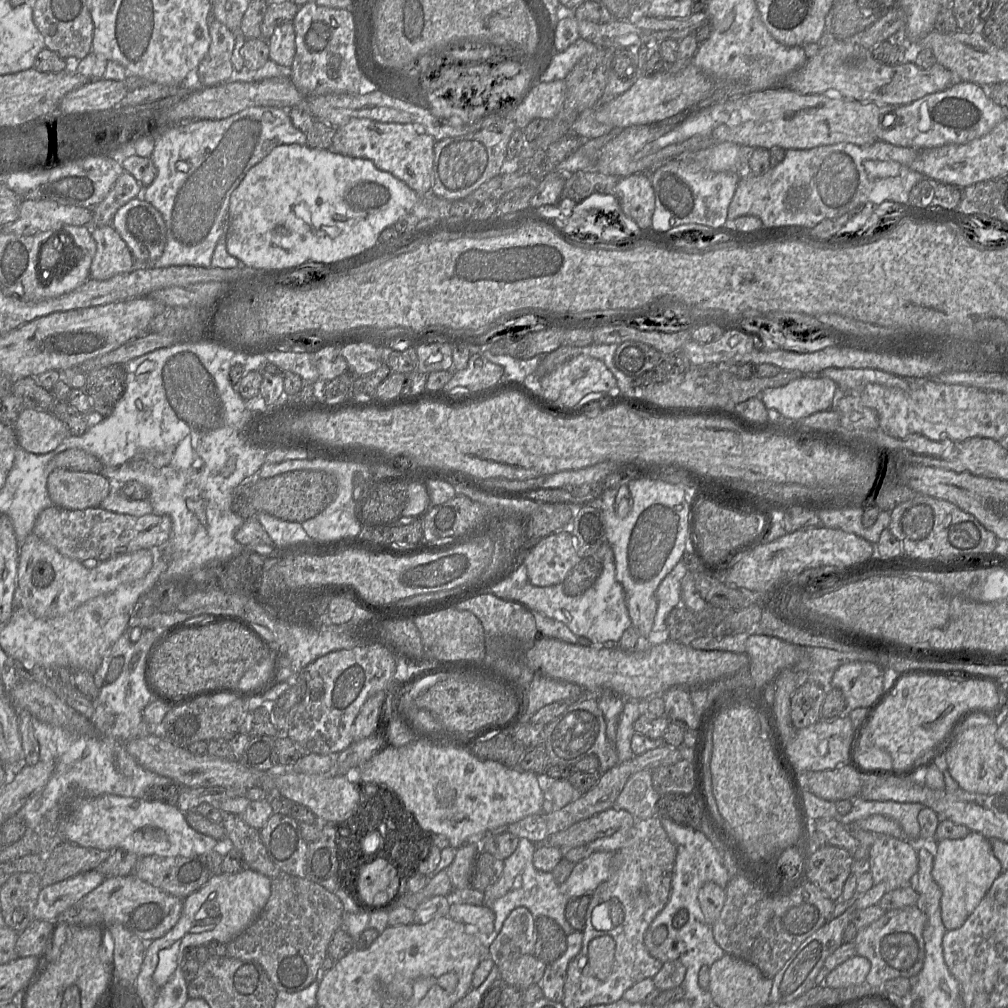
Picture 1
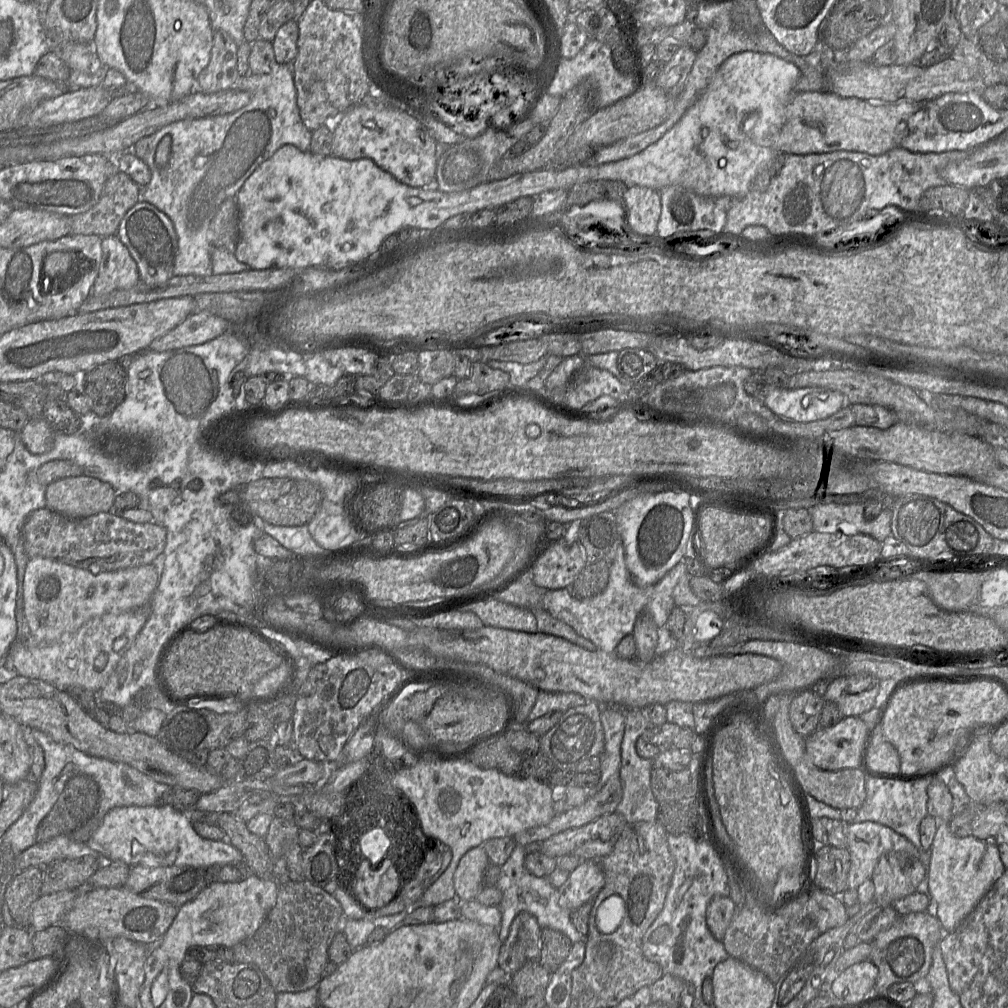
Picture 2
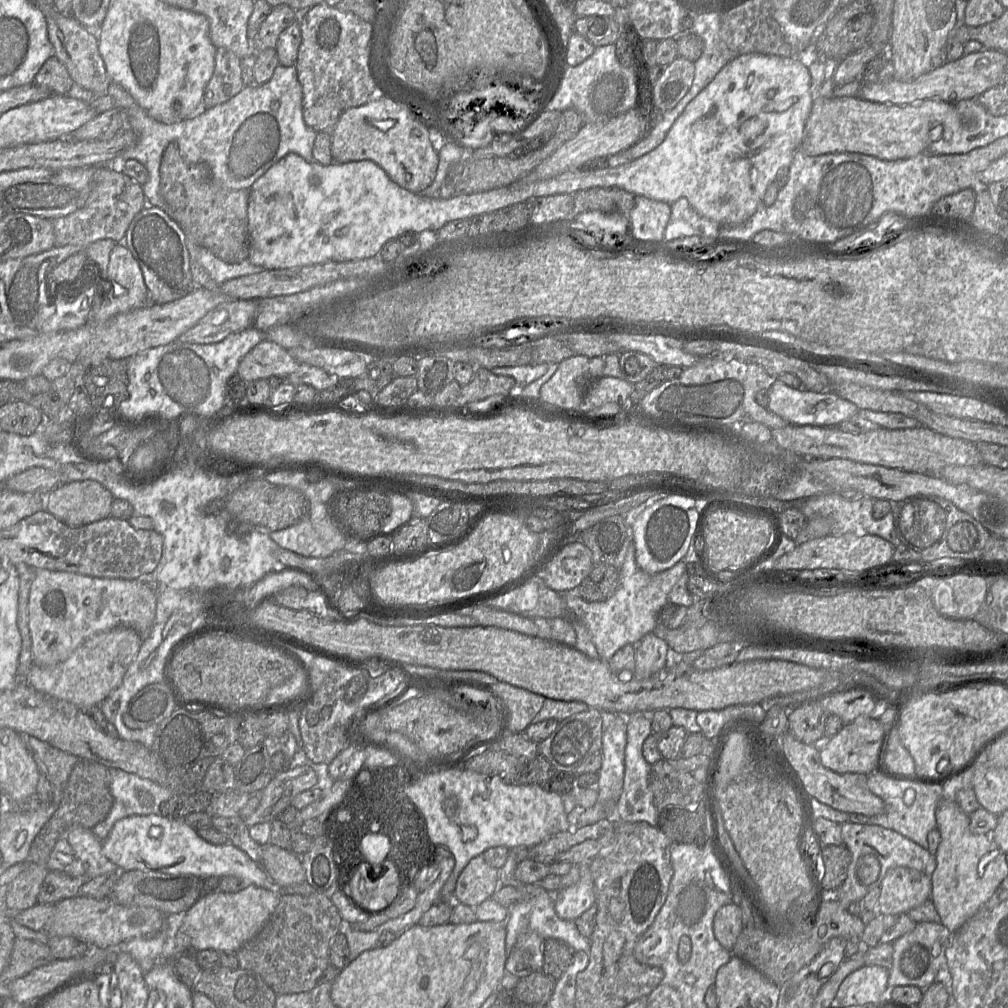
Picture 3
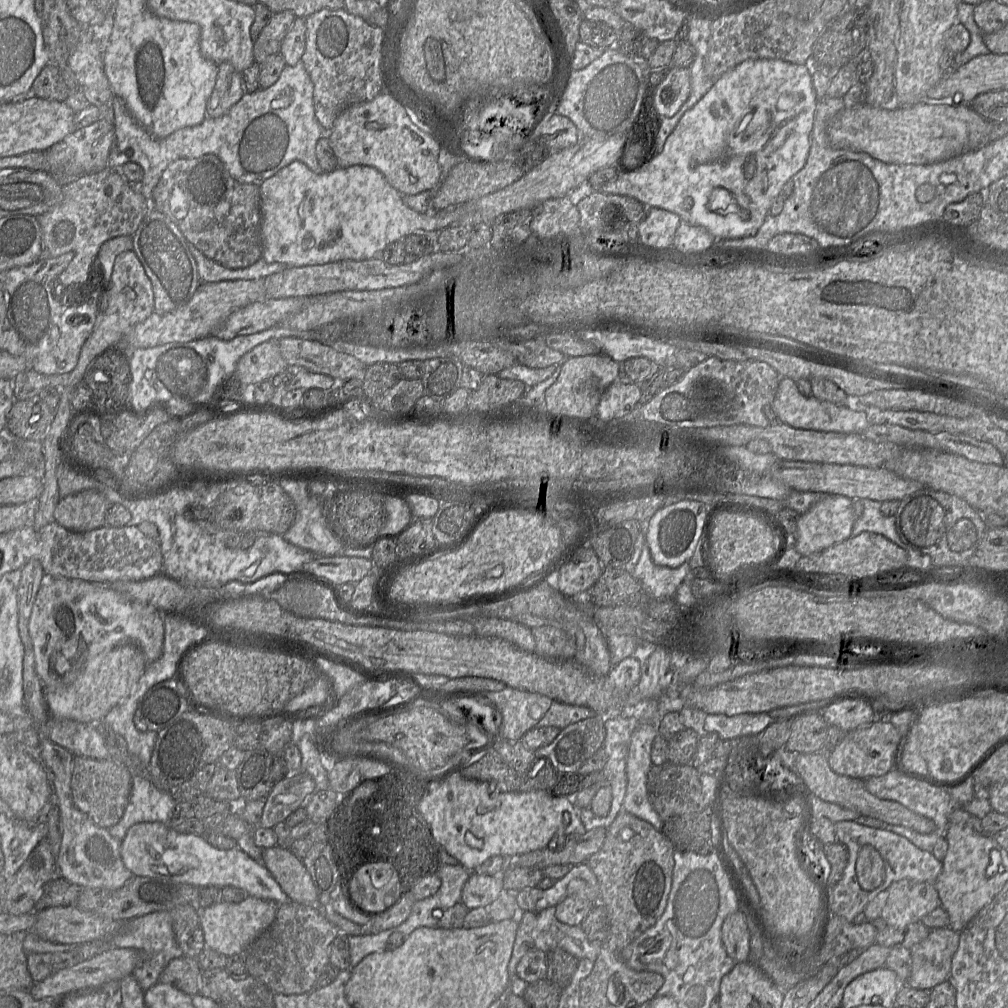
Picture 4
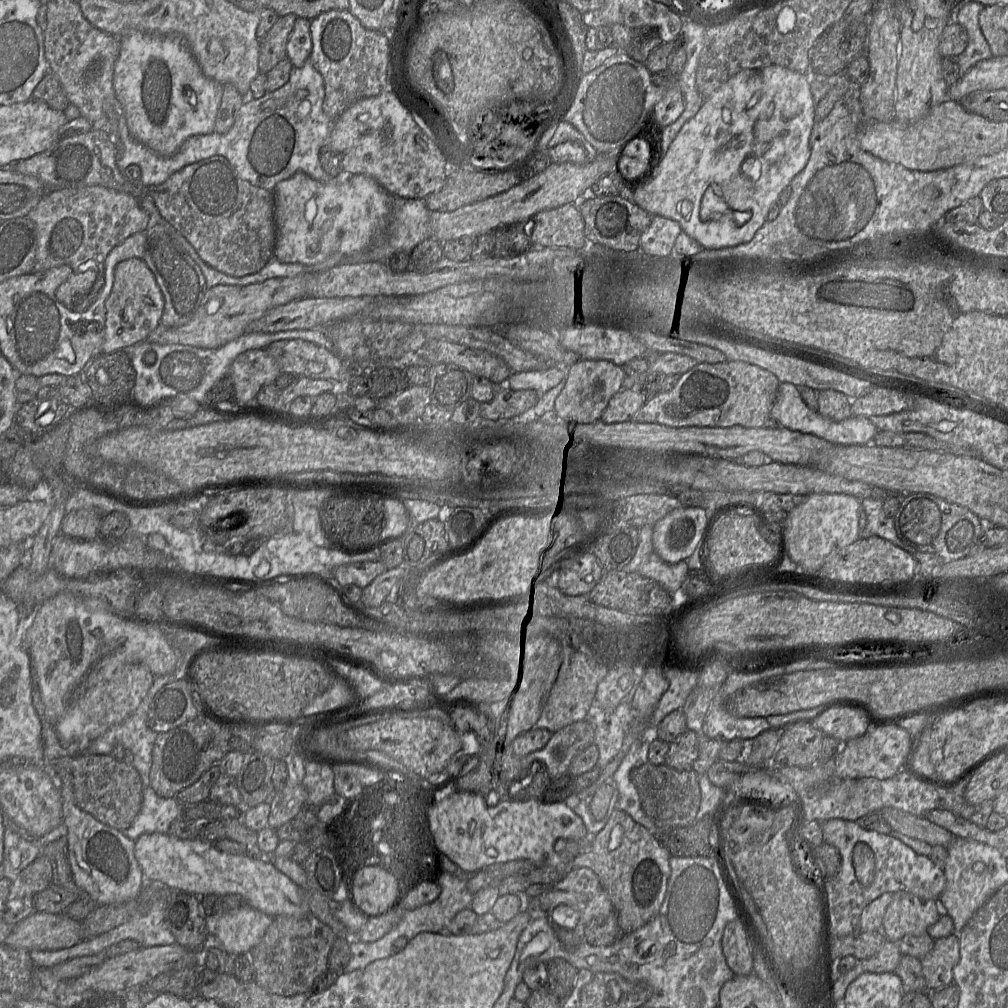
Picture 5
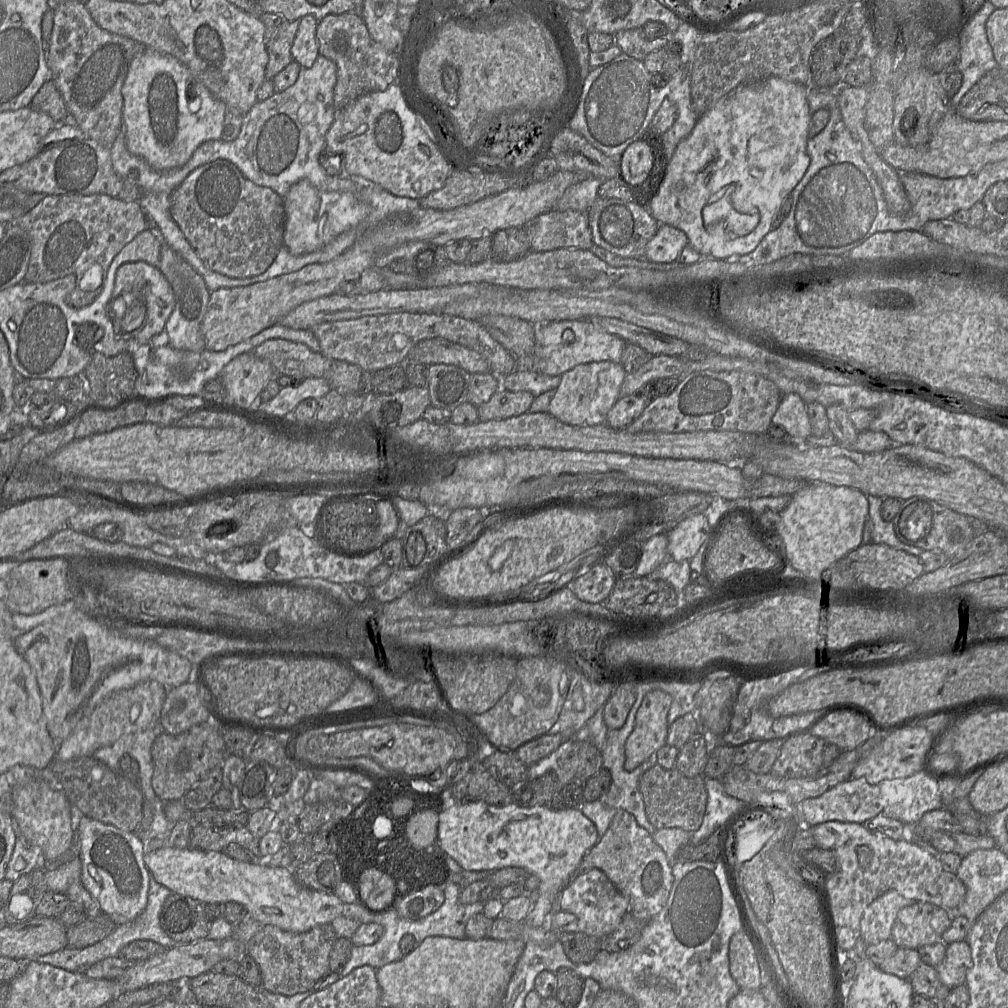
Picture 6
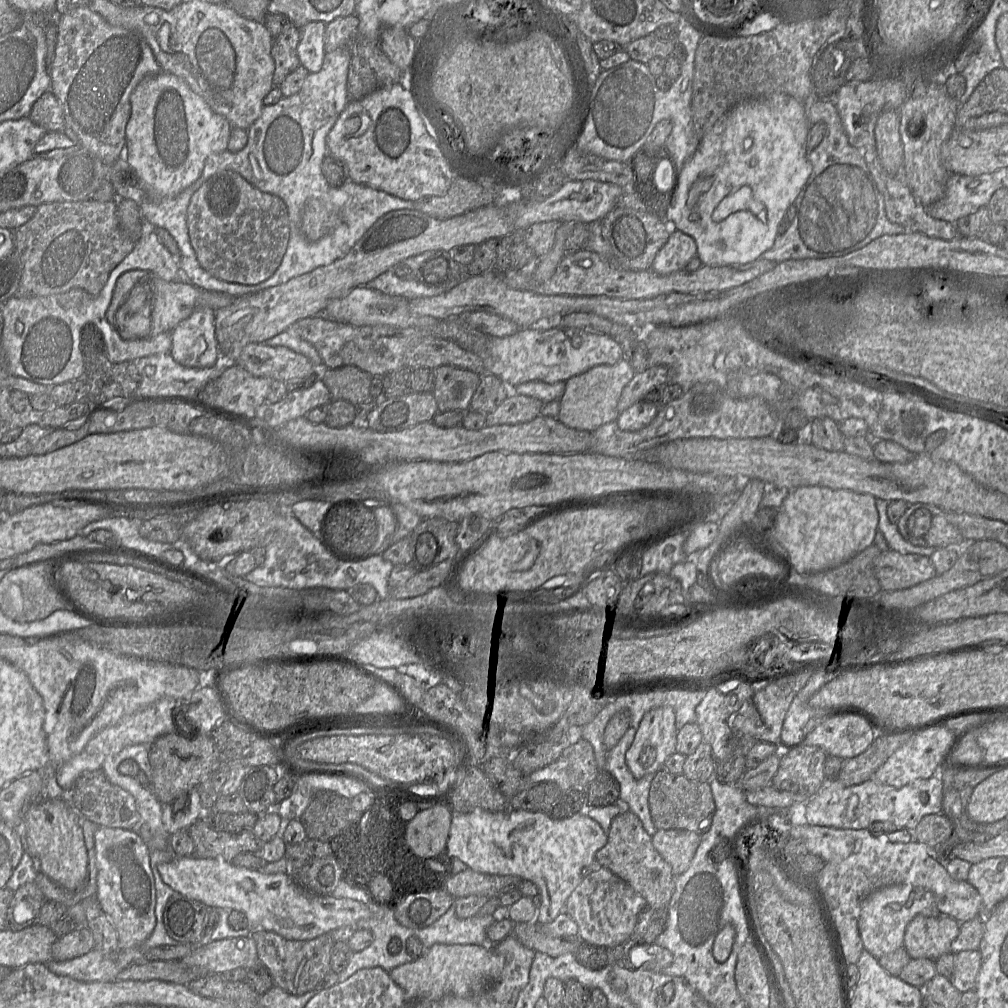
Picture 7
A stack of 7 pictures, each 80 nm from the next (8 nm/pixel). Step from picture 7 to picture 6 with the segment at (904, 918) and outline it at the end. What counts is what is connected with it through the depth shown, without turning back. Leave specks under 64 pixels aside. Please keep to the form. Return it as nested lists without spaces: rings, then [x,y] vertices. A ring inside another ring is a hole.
[[[889,890],[869,904],[860,921],[861,937],[867,945],[891,939],[898,912],[913,903],[895,890]]]

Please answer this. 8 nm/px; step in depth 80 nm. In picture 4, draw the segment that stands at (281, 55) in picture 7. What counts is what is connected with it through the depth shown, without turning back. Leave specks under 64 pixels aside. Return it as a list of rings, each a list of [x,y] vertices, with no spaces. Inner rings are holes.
[[[290,10],[274,13],[259,36],[253,41],[254,60],[260,64],[267,57],[280,53],[281,43],[296,16]]]

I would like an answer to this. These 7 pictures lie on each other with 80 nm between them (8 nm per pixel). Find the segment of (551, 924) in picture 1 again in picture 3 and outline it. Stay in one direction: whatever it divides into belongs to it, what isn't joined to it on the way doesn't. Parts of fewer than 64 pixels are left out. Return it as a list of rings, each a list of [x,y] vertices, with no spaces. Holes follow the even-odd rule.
[[[549,938],[542,942],[542,953],[542,972],[556,981],[572,963],[575,951],[565,942]]]

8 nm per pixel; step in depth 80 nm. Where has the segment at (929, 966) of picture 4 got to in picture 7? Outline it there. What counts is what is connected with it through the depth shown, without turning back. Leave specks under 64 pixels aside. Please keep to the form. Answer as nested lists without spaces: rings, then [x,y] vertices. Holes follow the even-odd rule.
[[[979,951],[958,952],[954,954],[954,970],[950,982],[961,993],[975,990],[980,968],[981,953]]]

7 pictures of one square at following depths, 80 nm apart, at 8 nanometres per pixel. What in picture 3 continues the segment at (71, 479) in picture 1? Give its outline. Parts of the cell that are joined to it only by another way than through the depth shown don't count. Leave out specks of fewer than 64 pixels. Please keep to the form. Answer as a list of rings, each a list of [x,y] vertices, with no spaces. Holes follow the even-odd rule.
[[[75,481],[47,493],[46,511],[70,527],[81,527],[109,517],[114,499],[96,481]]]

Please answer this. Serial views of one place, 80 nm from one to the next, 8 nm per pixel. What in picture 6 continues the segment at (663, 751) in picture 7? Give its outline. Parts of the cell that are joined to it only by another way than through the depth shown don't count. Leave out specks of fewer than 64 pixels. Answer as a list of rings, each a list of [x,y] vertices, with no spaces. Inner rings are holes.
[[[656,689],[648,692],[636,713],[632,733],[625,743],[626,771],[633,771],[667,744],[667,715],[672,697]]]

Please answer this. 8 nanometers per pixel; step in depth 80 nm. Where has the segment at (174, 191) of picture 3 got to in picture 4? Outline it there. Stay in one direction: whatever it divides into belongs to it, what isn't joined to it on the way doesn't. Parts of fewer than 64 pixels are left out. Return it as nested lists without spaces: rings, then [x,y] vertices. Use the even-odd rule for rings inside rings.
[[[215,155],[170,163],[152,191],[154,209],[167,216],[206,257],[228,269],[246,268],[262,258],[260,189],[232,178]]]

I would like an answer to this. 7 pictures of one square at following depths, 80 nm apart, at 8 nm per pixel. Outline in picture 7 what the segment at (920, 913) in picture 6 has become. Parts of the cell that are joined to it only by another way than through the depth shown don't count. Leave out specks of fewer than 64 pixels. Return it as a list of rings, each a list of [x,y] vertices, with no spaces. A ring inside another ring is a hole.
[[[915,916],[907,925],[903,948],[911,959],[930,959],[951,952],[951,944],[958,937],[960,923],[954,918],[938,916]]]

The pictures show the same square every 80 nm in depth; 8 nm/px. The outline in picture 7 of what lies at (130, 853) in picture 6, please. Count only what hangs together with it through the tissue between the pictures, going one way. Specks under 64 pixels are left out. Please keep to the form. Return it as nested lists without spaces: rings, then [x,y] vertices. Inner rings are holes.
[[[98,826],[95,834],[97,891],[95,898],[115,927],[120,949],[141,947],[156,925],[156,889],[150,849],[133,830]]]

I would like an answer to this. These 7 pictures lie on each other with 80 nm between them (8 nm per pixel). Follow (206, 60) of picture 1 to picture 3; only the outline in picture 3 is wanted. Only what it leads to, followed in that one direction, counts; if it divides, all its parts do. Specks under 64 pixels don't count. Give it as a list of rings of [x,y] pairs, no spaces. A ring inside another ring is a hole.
[[[217,48],[214,72],[203,94],[203,108],[211,109],[227,102],[244,86],[240,58],[226,48]]]

